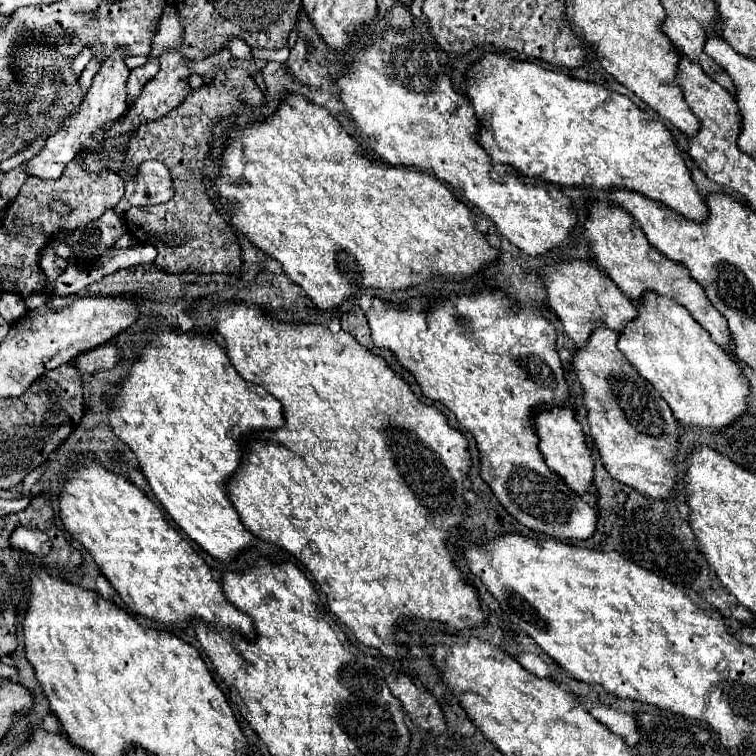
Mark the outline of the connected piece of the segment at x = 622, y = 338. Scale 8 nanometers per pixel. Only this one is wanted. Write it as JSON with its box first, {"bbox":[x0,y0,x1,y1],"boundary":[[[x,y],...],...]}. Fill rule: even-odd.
{"bbox":[618,292,750,430],"boundary":[[[646,292],[636,304],[638,318],[618,334],[618,350],[668,402],[680,424],[722,430],[746,410],[750,384],[730,354],[712,342],[686,308]]]}

